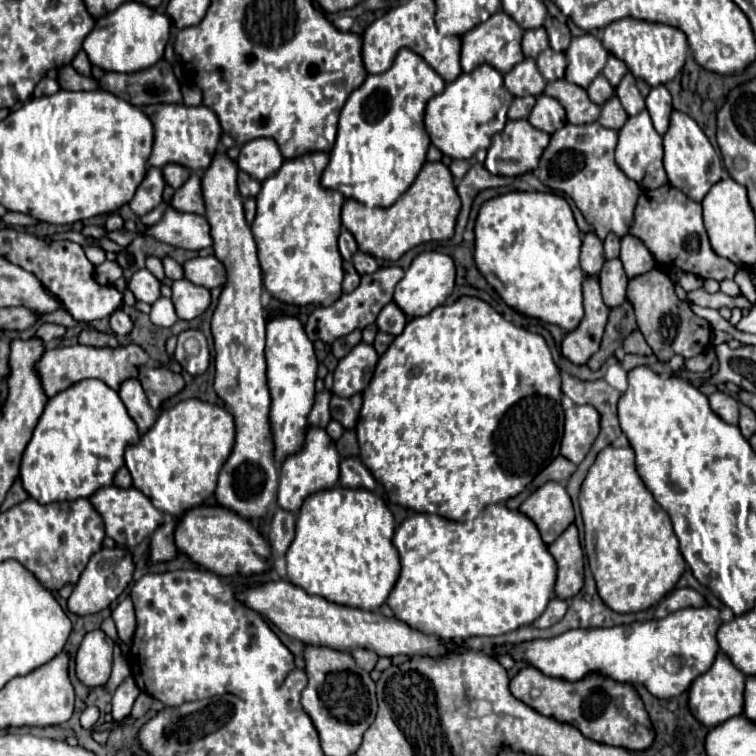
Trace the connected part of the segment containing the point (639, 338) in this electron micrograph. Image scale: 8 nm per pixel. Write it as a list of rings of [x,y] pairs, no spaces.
[[[638,330],[626,338],[626,342],[624,342],[624,352],[626,352],[626,354],[638,354],[638,356],[650,356],[650,354],[652,354],[650,346],[646,344],[644,336],[642,336]]]

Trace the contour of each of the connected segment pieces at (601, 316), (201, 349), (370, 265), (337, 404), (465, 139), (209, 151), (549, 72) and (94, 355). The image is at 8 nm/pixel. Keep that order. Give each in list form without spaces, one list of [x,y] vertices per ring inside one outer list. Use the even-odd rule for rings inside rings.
[[[596,278],[584,280],[584,320],[574,332],[568,332],[562,342],[562,354],[574,364],[586,364],[600,348],[604,326],[608,322],[608,306],[602,302],[600,284]]]
[[[184,330],[178,334],[178,346],[174,352],[174,360],[192,376],[204,374],[210,364],[210,350],[204,334],[200,330]],[[192,340],[192,350],[186,350],[186,342]]]
[[[356,252],[354,254],[354,268],[358,270],[358,274],[372,274],[374,270],[378,270],[378,262],[370,256],[370,254],[364,254],[364,252]]]
[[[332,396],[330,400],[330,414],[334,420],[338,420],[346,430],[356,426],[358,420],[358,410],[362,408],[362,396],[350,396],[350,398],[338,398]]]
[[[478,66],[474,72],[470,74],[460,74],[454,82],[448,82],[444,92],[434,96],[428,106],[426,106],[426,118],[424,118],[424,124],[426,124],[426,132],[432,140],[432,144],[446,156],[450,158],[472,158],[478,150],[488,150],[490,144],[492,144],[492,136],[496,132],[500,132],[508,118],[506,118],[506,112],[512,104],[512,94],[502,86],[502,74],[498,70],[494,70],[492,66]]]
[[[174,104],[174,106],[146,106],[146,114],[154,124],[154,148],[152,148],[152,156],[150,156],[150,166],[164,166],[164,164],[180,164],[186,166],[190,170],[206,170],[218,150],[220,144],[220,136],[222,136],[222,128],[218,122],[218,116],[206,108],[206,106],[184,106],[184,104]]]
[[[552,48],[544,50],[538,58],[536,58],[536,64],[538,64],[538,70],[540,74],[548,80],[548,82],[554,82],[558,78],[564,78],[564,72],[566,72],[566,58],[562,52],[554,52]]]
[[[66,346],[66,348],[48,348],[42,356],[42,360],[36,364],[38,374],[42,378],[42,386],[46,396],[56,396],[58,392],[70,388],[72,384],[86,380],[86,378],[98,378],[104,384],[108,384],[112,390],[120,390],[120,384],[128,378],[138,378],[138,368],[146,364],[150,358],[140,346],[118,346],[118,348],[94,348],[94,346]]]

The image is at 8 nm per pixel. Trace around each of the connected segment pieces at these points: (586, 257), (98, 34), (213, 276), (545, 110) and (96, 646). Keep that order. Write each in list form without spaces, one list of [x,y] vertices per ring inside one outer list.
[[[590,232],[584,236],[584,242],[582,242],[582,254],[580,254],[580,266],[582,266],[582,272],[586,276],[598,276],[602,266],[604,266],[606,258],[604,258],[604,244],[602,240]]]
[[[124,2],[114,12],[108,12],[96,20],[94,30],[82,42],[82,50],[88,54],[88,60],[102,70],[144,70],[146,66],[152,66],[154,62],[158,62],[158,58],[164,56],[168,34],[170,20],[166,14],[138,2]]]
[[[196,256],[190,258],[182,264],[184,268],[184,278],[196,286],[204,286],[204,288],[216,288],[222,286],[226,280],[226,272],[224,266],[214,258],[214,256]]]
[[[540,94],[536,98],[536,104],[534,104],[532,112],[530,112],[528,122],[534,128],[552,134],[552,132],[560,130],[566,124],[566,112],[564,112],[564,108],[562,108],[562,104],[558,100],[554,100],[554,98],[546,96],[546,94]]]
[[[100,628],[88,632],[74,654],[74,662],[76,662],[76,678],[84,686],[88,688],[104,686],[112,672],[114,640],[108,638]]]

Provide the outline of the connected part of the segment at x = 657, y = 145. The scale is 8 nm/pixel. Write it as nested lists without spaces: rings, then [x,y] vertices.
[[[642,110],[636,116],[630,116],[628,122],[622,126],[622,130],[618,132],[618,146],[616,146],[616,164],[618,168],[630,178],[634,180],[642,190],[656,190],[664,184],[668,184],[666,172],[662,168],[662,136],[654,130],[652,120],[648,116],[646,110]]]

